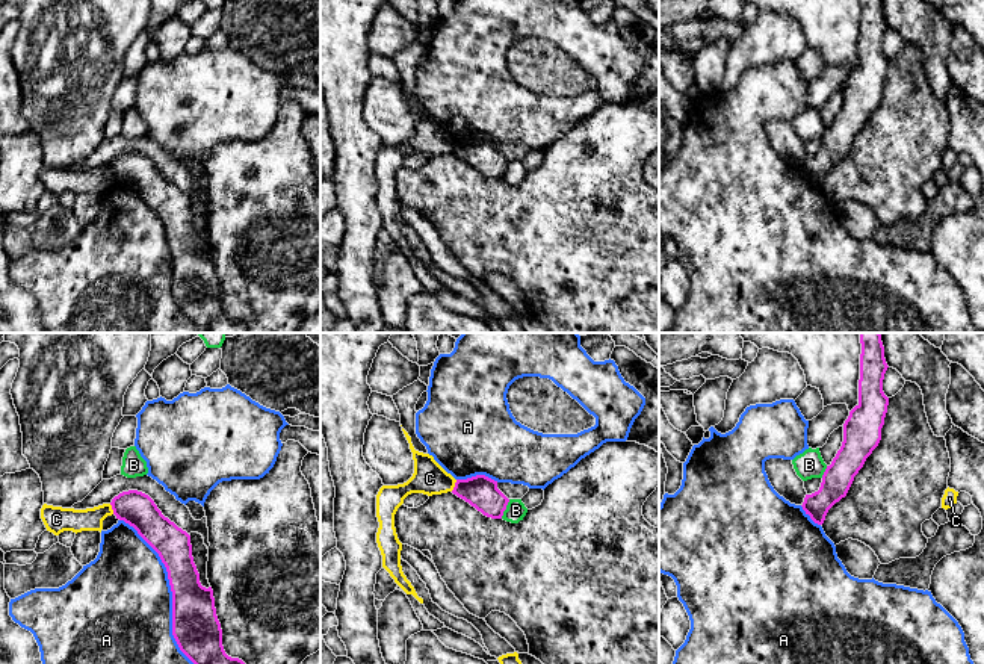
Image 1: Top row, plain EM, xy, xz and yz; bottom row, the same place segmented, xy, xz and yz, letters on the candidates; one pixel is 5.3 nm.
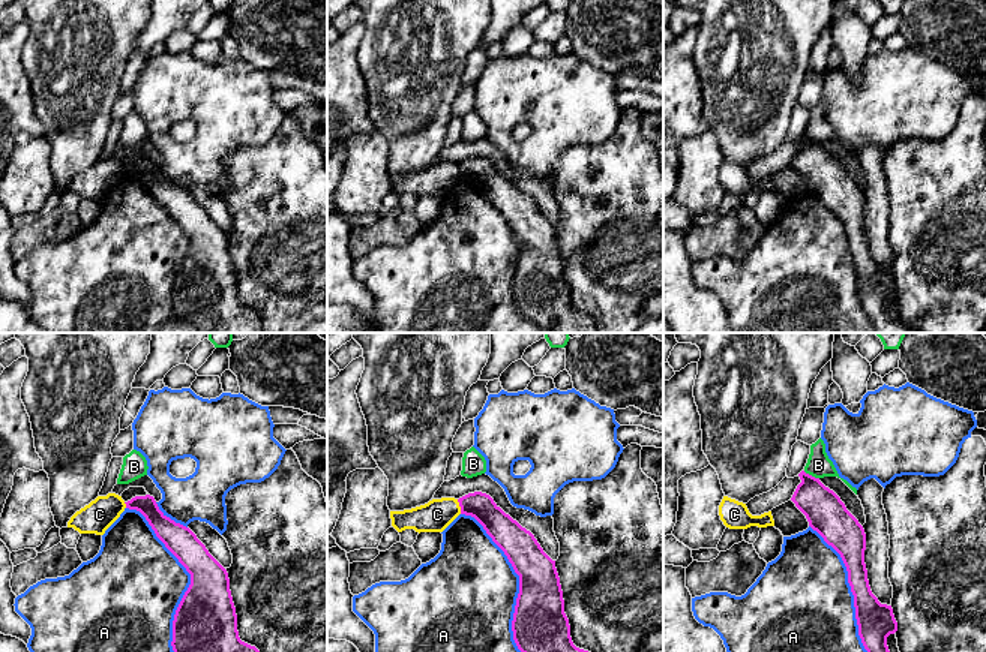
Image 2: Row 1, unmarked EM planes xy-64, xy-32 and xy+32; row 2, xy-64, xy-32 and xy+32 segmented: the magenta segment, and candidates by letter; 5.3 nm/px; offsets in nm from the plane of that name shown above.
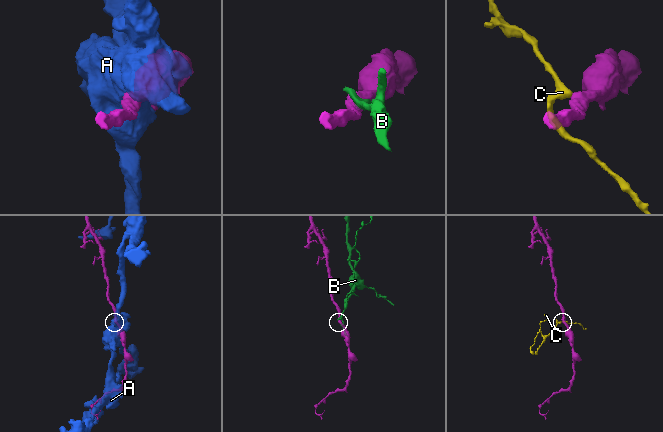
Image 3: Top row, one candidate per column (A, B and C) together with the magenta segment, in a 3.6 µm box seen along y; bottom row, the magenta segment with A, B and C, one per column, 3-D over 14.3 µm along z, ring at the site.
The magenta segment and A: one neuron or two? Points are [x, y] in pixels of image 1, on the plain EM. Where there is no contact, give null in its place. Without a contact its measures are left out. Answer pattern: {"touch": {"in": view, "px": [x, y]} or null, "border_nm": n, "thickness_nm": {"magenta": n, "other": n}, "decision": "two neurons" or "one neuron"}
{"touch": {"in": "xy", "px": [173, 254]}, "border_nm": 900, "thickness_nm": {"magenta": 260, "other": 480}, "decision": "two neurons"}

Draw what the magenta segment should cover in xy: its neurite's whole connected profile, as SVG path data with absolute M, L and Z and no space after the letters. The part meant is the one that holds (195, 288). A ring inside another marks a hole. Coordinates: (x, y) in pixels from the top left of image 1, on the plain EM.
M138 151L122 153L110 163L116 180L133 188L138 195L159 215L166 228L172 253L172 296L180 312L201 333L248 333L248 327L225 315L222 290L216 277L212 248L200 244L200 234L193 224L190 197L162 175L154 162Z

